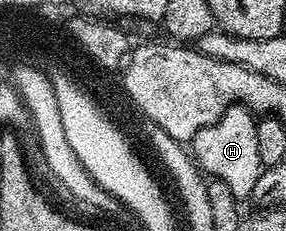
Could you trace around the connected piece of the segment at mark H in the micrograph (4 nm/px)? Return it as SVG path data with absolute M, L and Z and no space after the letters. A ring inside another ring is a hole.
M238 103L228 107L221 119L217 119L217 123L197 131L197 135L190 139L189 152L196 166L208 178L227 184L236 199L250 198L253 187L257 187L257 179L265 168L261 163L261 155L257 155L256 114L246 105Z

